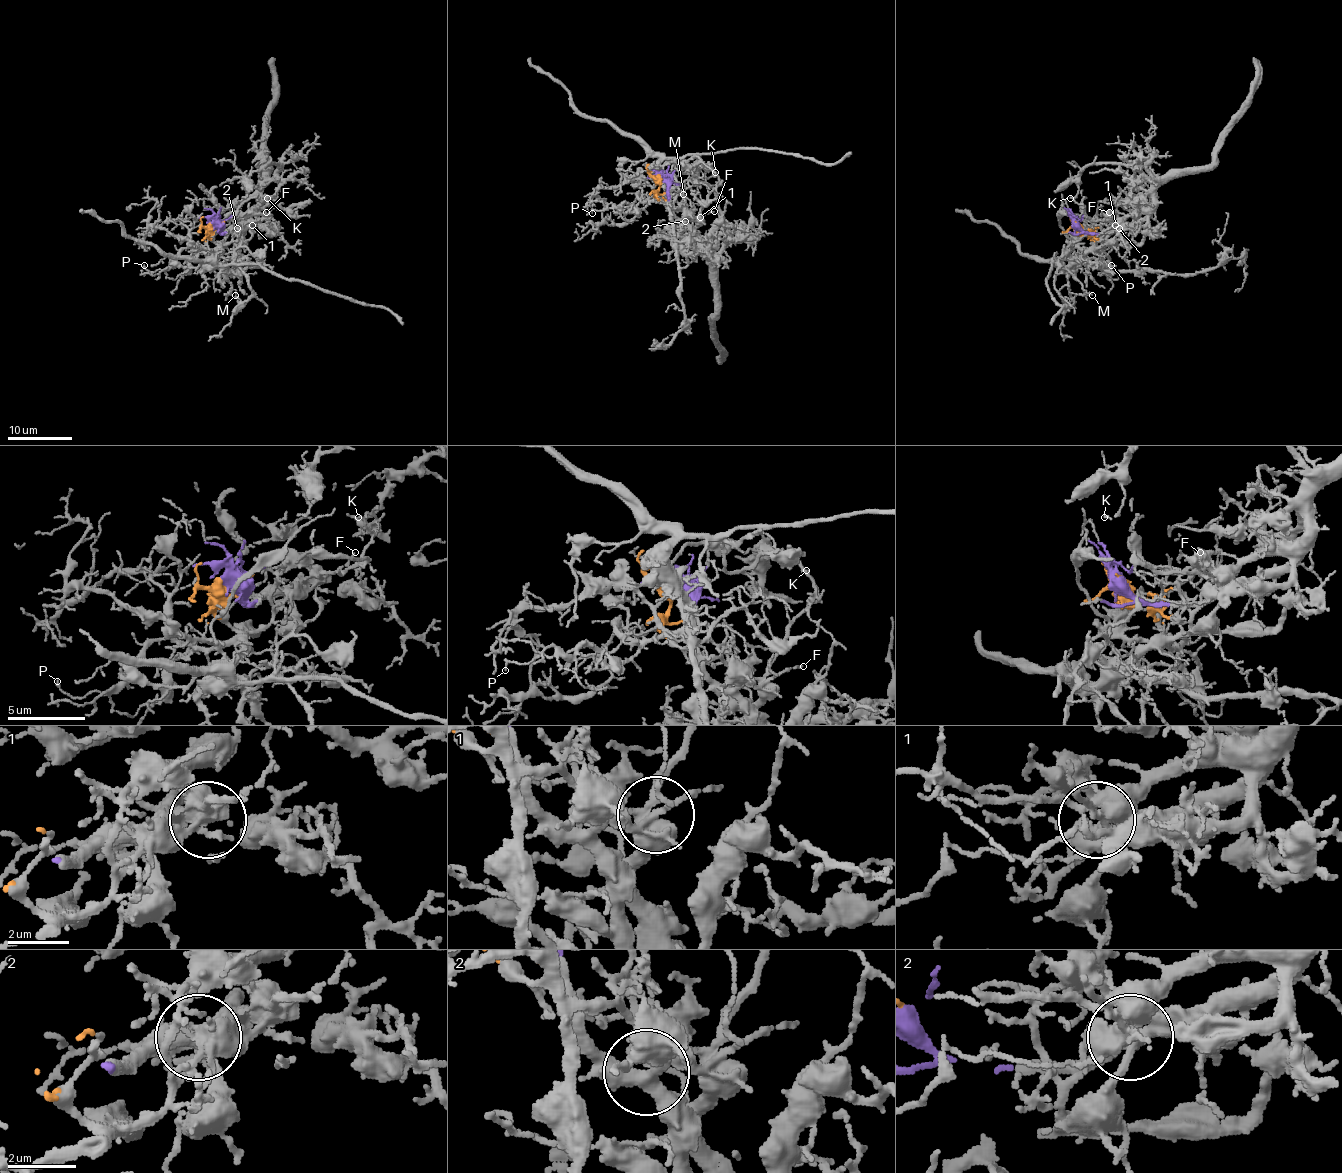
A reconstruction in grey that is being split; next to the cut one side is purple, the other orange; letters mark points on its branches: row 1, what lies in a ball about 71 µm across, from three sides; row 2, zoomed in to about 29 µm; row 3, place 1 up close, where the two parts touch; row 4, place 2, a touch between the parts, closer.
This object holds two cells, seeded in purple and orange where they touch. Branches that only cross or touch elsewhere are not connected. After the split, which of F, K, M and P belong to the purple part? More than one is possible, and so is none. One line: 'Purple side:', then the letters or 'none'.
Purple side: K

